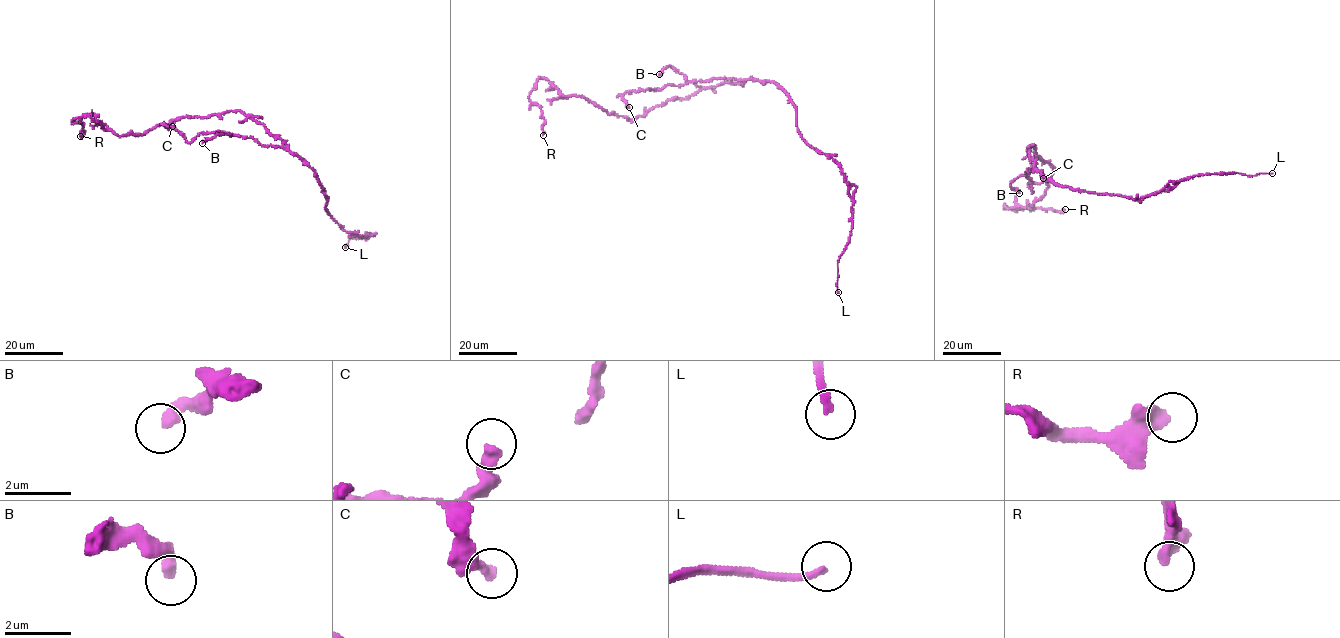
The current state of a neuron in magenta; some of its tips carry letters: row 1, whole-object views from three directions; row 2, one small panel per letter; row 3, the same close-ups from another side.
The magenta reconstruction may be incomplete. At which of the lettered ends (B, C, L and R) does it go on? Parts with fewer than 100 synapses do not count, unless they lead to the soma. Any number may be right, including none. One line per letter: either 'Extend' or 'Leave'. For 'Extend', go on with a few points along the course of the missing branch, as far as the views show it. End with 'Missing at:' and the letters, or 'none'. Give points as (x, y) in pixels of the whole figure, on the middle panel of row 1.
B: Leave
C: Leave
L: Extend
R: Leave
Missing at: L

